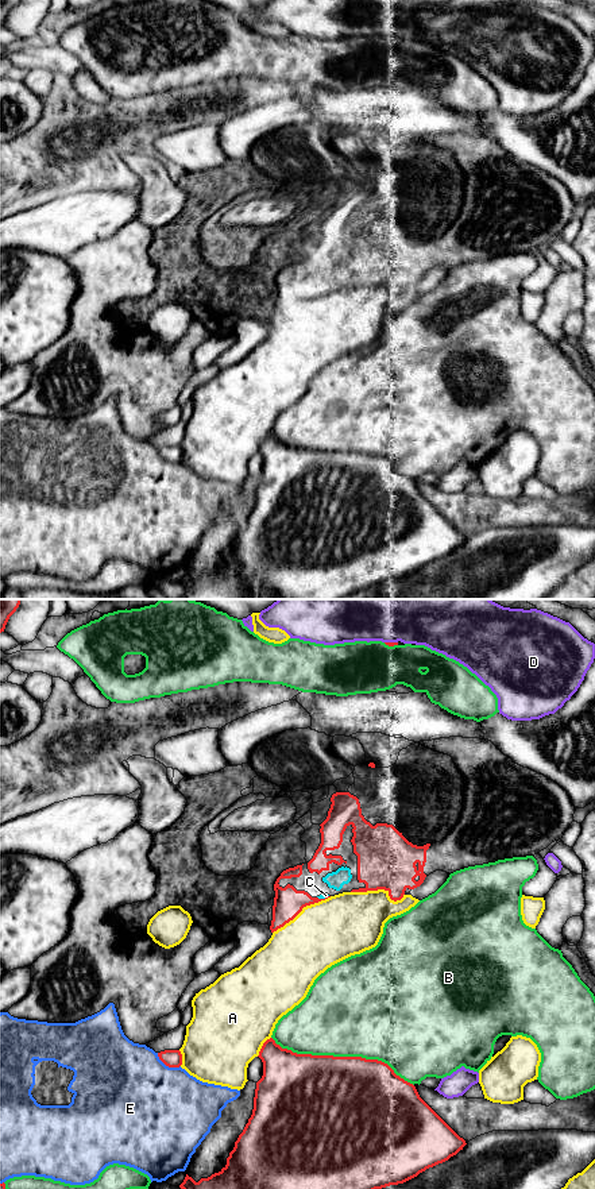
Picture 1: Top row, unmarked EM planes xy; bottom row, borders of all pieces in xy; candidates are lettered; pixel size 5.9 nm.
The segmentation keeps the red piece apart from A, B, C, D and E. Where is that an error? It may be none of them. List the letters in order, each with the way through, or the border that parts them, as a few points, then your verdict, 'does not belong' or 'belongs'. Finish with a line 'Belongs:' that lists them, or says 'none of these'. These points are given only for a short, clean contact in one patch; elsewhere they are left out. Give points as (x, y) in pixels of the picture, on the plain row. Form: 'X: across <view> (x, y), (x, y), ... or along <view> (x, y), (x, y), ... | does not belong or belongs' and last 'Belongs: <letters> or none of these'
A: does not belong
B: does not belong
C: does not belong
D: does not belong
E: does not belong
Belongs: none of these

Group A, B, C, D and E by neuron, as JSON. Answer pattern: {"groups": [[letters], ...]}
{"groups": [["A"], ["B"], ["C"], ["D"], ["E"]]}

